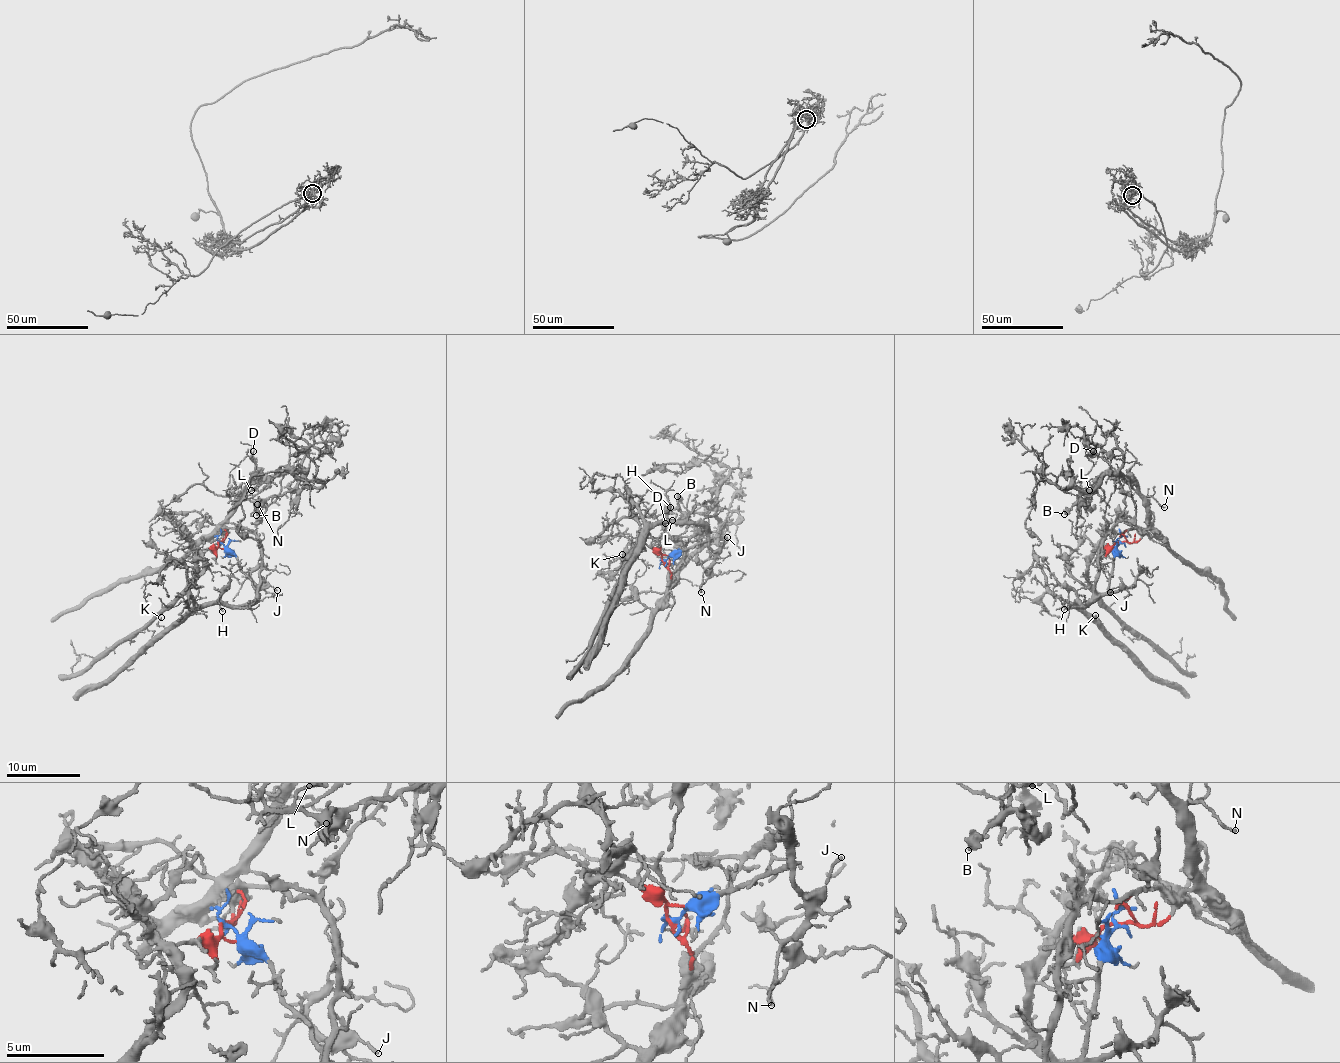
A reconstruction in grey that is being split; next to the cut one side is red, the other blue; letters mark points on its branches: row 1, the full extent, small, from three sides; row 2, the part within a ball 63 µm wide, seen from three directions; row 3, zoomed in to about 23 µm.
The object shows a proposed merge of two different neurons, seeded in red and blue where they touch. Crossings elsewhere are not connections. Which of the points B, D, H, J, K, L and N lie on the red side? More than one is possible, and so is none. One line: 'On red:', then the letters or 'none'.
On red: B, D, L, N

